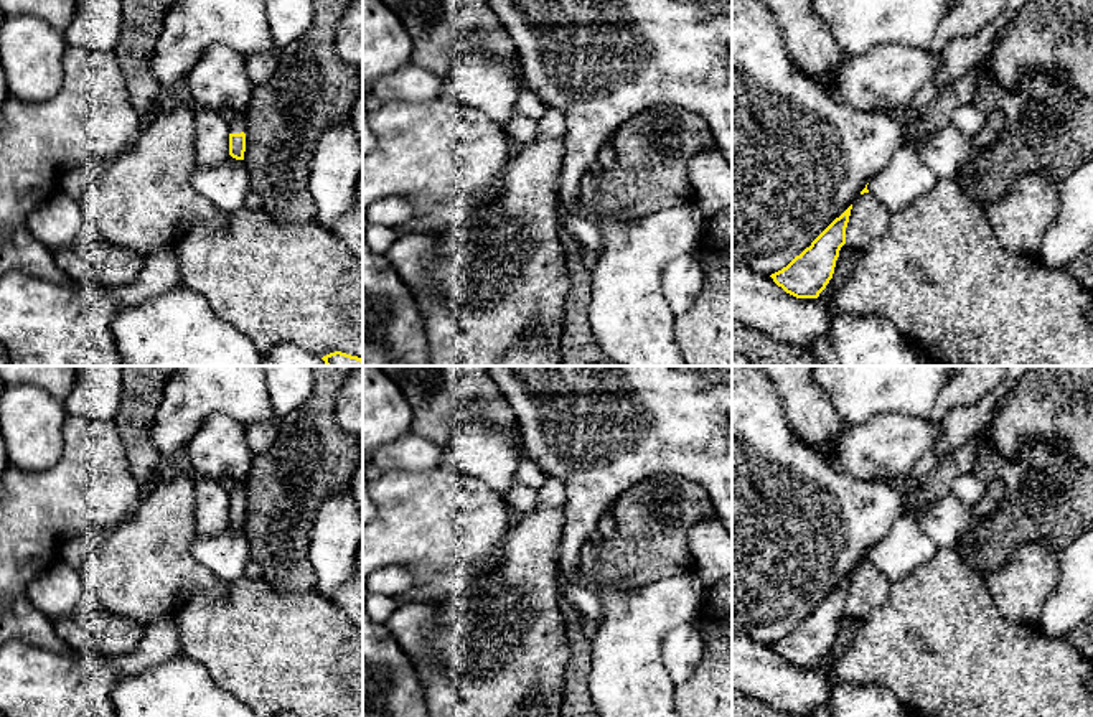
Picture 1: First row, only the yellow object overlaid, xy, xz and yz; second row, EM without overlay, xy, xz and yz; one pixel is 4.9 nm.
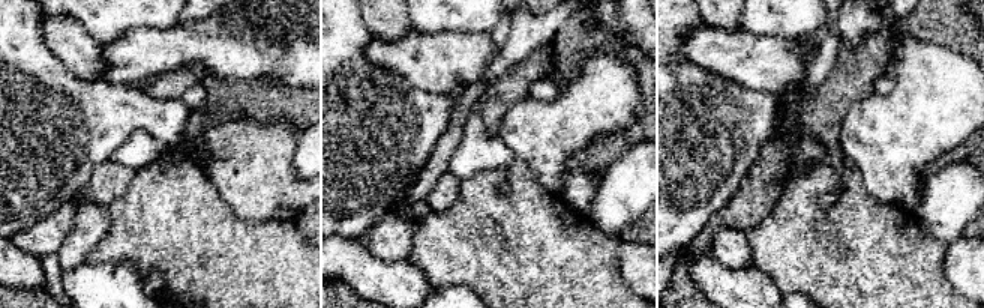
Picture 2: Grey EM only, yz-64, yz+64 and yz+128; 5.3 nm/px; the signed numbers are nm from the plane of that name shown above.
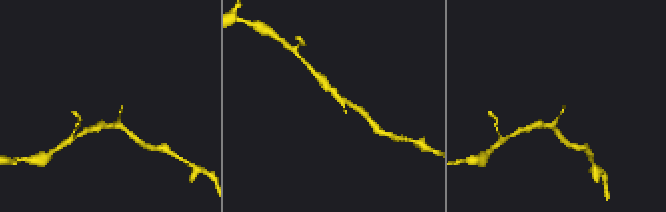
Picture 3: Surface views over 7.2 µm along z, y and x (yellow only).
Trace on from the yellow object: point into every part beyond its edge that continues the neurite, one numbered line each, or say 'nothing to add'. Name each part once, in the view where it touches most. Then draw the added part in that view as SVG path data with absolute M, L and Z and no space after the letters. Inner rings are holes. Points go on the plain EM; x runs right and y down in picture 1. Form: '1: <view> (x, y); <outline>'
1: xy (238, 492); M239 483L239 485L234 485L232 488L229 488L229 501L231 503L241 503L241 501L246 503L246 485L244 483Z

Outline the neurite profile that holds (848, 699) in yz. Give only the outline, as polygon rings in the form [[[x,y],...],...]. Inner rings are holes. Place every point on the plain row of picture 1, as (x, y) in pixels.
[[[829,674],[833,717],[918,717],[887,687],[857,686]]]

